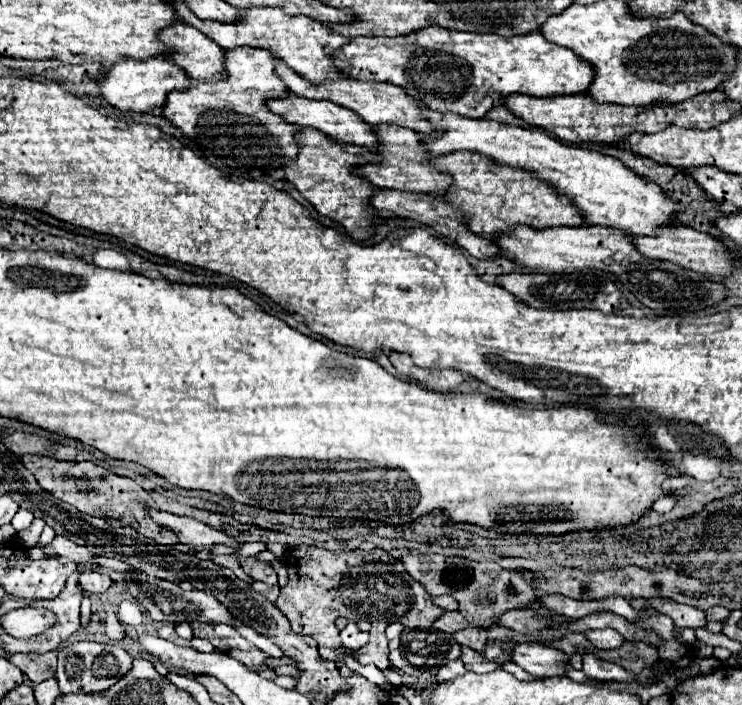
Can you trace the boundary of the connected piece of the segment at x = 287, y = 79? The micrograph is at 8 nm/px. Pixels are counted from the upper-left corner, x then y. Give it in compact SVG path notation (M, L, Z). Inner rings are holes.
M277 60L275 72L285 82L285 86L287 86L287 90L291 94L313 98L313 100L331 100L331 102L335 102L335 104L339 104L343 108L349 108L349 110L357 112L371 126L377 126L377 124L397 124L397 126L413 128L415 132L433 134L431 124L419 112L419 108L423 104L419 100L415 100L415 98L409 98L405 94L405 90L401 90L399 86L385 84L385 82L361 82L361 80L351 80L351 78L337 78L337 80L325 80L321 84L311 84L309 80L305 80L297 72L293 72L283 60Z

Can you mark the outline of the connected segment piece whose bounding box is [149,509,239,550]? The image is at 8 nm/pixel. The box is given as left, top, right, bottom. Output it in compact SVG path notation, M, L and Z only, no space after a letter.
M153 509L149 510L149 514L155 524L173 530L177 534L179 542L191 544L191 546L195 546L195 550L209 548L211 544L227 544L233 548L239 546L237 540L227 538L219 530L213 530L193 518L181 518L181 516L175 516L175 514L165 511L155 512Z

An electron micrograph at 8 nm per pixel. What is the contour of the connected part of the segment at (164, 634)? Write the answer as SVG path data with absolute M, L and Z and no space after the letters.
M161 624L159 630L157 630L157 634L159 634L161 638L171 640L171 642L177 642L177 644L185 644L185 646L189 646L187 640L181 640L181 638L177 636L177 632L175 632L175 624Z

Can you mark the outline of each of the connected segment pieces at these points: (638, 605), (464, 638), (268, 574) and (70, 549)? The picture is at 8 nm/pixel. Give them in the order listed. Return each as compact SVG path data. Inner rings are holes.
M635 598L635 600L631 600L631 606L635 610L655 608L661 614L667 614L675 622L675 626L681 626L681 628L693 628L695 630L695 628L707 626L705 612L701 612L699 608L691 608L691 606L683 606L683 604L671 602L671 600L663 600L663 598L651 598L651 600Z
M467 626L463 630L453 632L453 638L461 644L461 646L469 646L473 648L477 654L483 656L483 646L487 642L487 630L485 628L475 628L475 626Z
M239 556L239 560L241 560L243 570L245 570L253 580L261 580L261 582L271 584L271 586L277 584L277 574L273 572L273 568L271 568L267 562L261 562L261 560L257 560L257 558L241 558L241 556Z
M56 535L51 544L45 546L45 554L57 558L59 562L95 562L97 556L91 554L85 546L69 542L66 536Z

